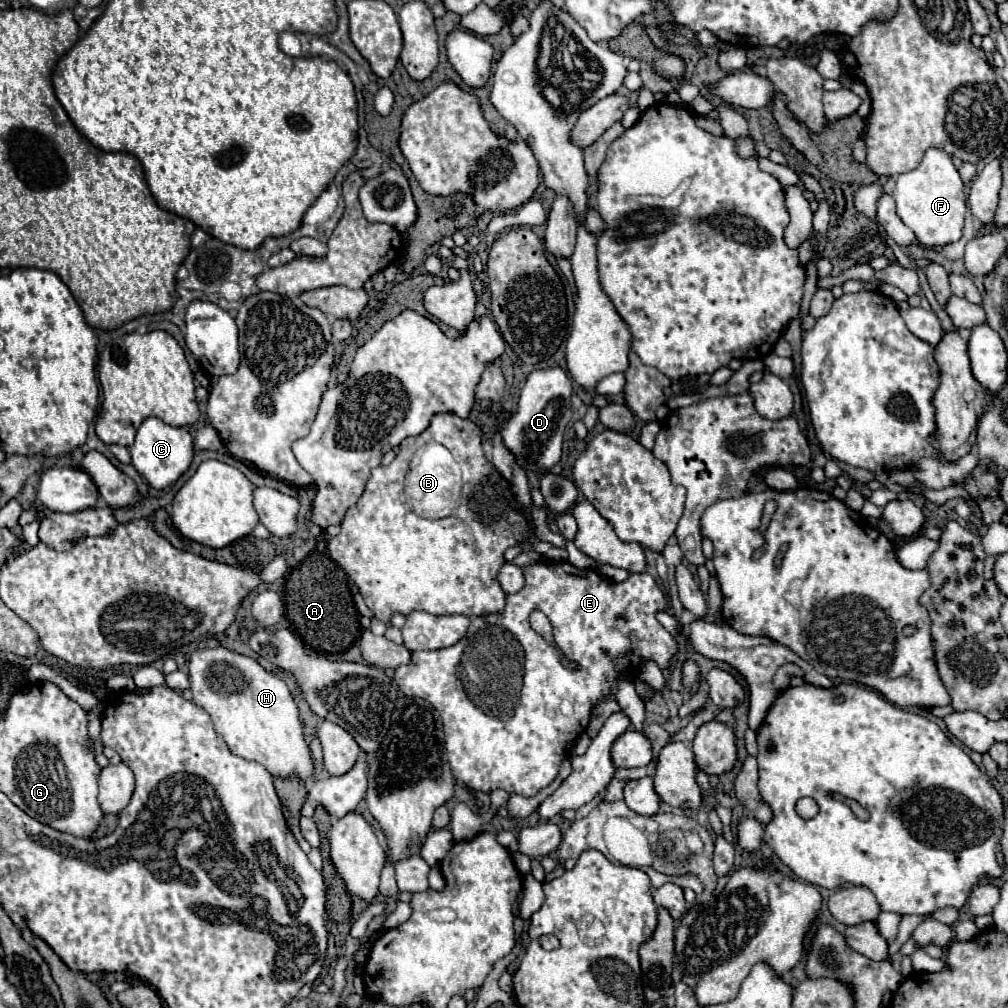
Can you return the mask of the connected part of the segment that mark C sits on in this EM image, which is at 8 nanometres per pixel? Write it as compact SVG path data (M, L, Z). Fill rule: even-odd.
M147 418L137 430L133 446L129 448L135 470L157 490L163 490L185 474L193 460L193 438L187 428L175 428L159 418Z

